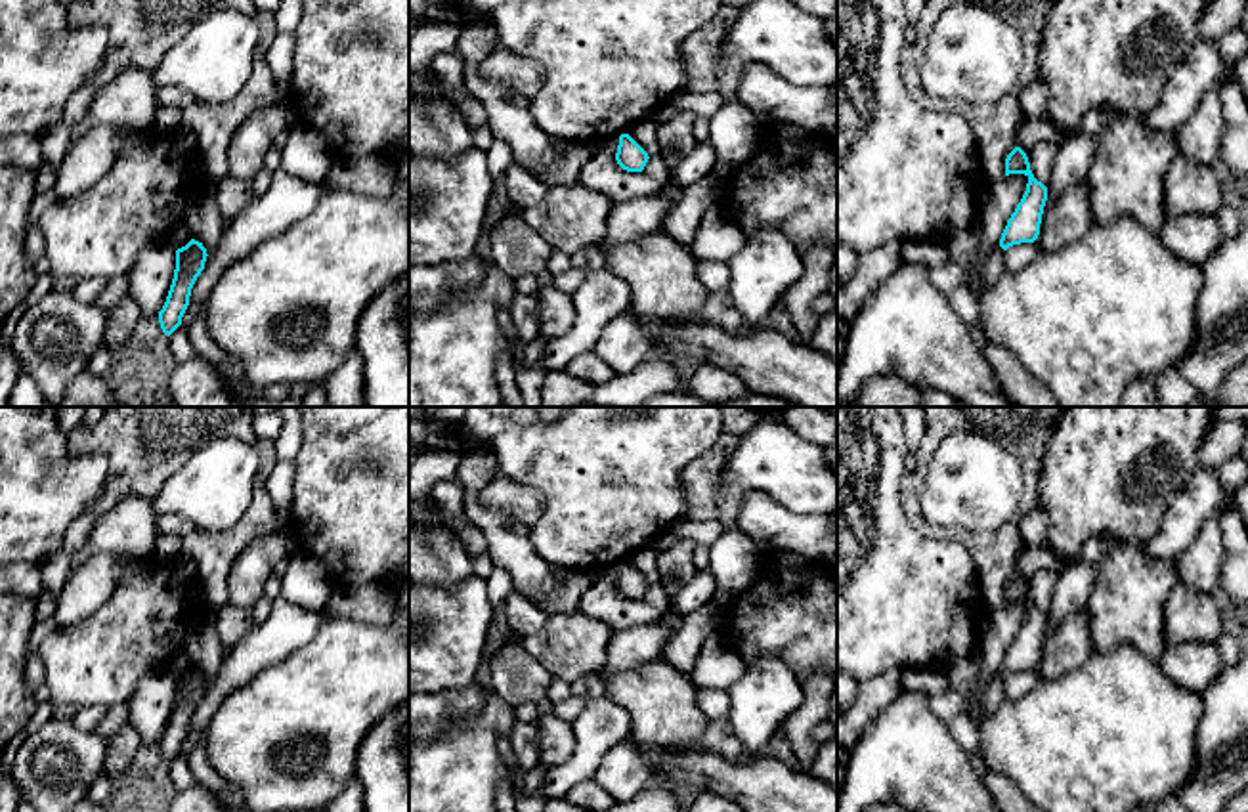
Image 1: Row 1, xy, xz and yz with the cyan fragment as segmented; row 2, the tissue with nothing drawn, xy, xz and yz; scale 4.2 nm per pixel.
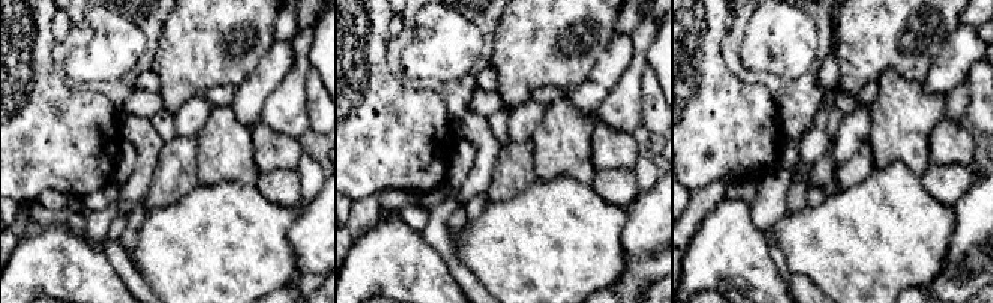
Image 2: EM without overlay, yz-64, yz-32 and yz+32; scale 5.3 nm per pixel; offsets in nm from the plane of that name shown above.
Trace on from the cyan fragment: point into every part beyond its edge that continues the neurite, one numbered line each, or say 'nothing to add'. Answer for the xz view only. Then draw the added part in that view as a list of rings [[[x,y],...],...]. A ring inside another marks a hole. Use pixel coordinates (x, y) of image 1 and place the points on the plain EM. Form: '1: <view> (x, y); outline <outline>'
nothing to add

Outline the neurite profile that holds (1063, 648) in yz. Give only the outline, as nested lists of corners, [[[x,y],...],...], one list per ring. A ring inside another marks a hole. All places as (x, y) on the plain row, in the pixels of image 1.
[[[1082,609],[1057,629],[1045,629],[1040,663],[1034,671],[1040,680],[1057,680],[1086,663],[1091,652],[1089,613]]]

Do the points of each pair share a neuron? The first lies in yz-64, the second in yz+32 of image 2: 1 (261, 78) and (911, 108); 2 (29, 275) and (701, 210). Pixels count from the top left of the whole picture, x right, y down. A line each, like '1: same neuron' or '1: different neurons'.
1: different neurons
2: different neurons

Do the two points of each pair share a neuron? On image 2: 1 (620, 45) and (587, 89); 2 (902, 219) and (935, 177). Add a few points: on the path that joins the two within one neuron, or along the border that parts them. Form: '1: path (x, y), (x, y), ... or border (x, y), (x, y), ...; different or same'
1: path (617, 57), (599, 81); same
2: border (920, 179), (938, 200), (951, 207); different

